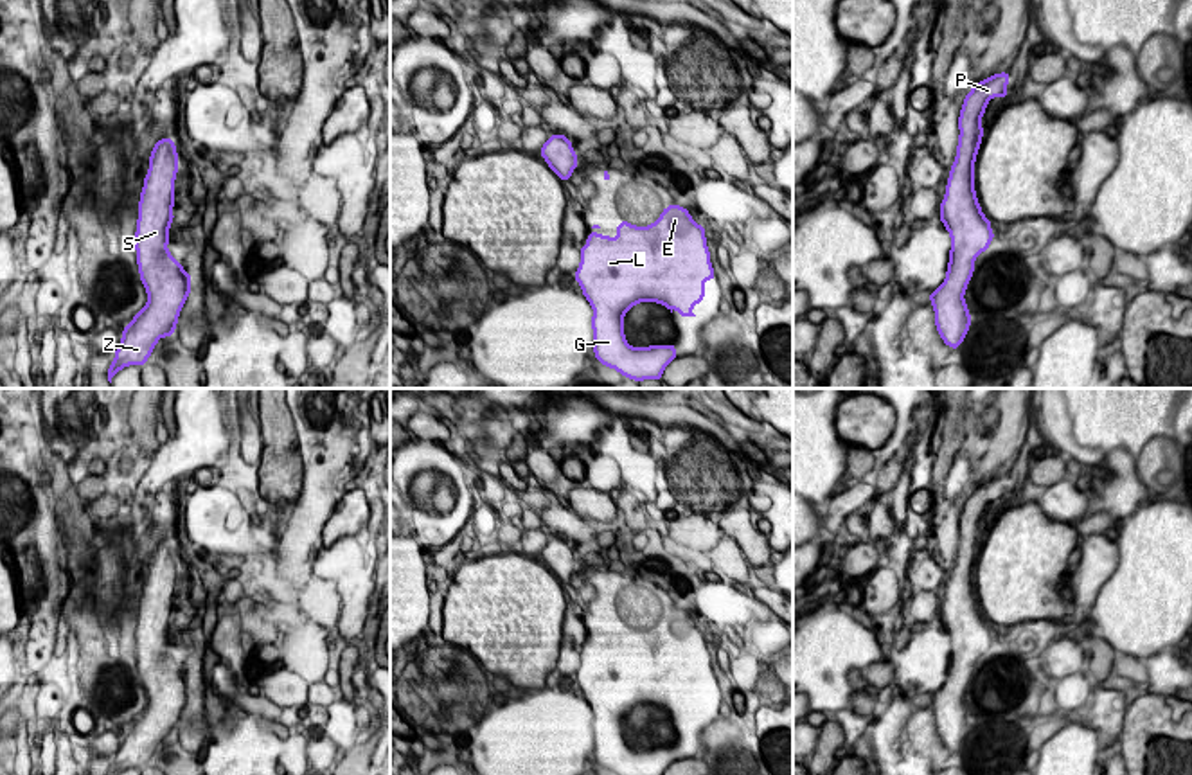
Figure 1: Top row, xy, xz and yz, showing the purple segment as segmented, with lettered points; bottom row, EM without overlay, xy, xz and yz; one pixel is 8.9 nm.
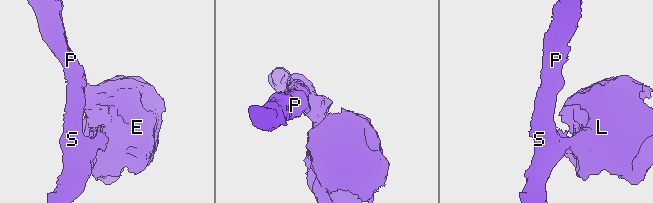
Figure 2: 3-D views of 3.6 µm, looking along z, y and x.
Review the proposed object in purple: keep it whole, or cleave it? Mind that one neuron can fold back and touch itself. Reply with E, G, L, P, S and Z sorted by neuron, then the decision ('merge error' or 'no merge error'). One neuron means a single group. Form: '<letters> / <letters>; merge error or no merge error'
E G L P S Z; no merge error

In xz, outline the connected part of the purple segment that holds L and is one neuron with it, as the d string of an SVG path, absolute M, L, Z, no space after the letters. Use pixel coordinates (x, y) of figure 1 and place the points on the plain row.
M680 608L665 610L662 619L649 629L635 629L620 624L617 640L593 633L586 649L581 649L581 667L575 683L593 710L593 755L597 764L618 775L663 775L676 762L676 750L651 748L631 750L624 739L624 717L638 705L658 705L678 719L696 719L692 708L705 701L705 683L716 681L707 651L705 631L696 628L689 613Z

